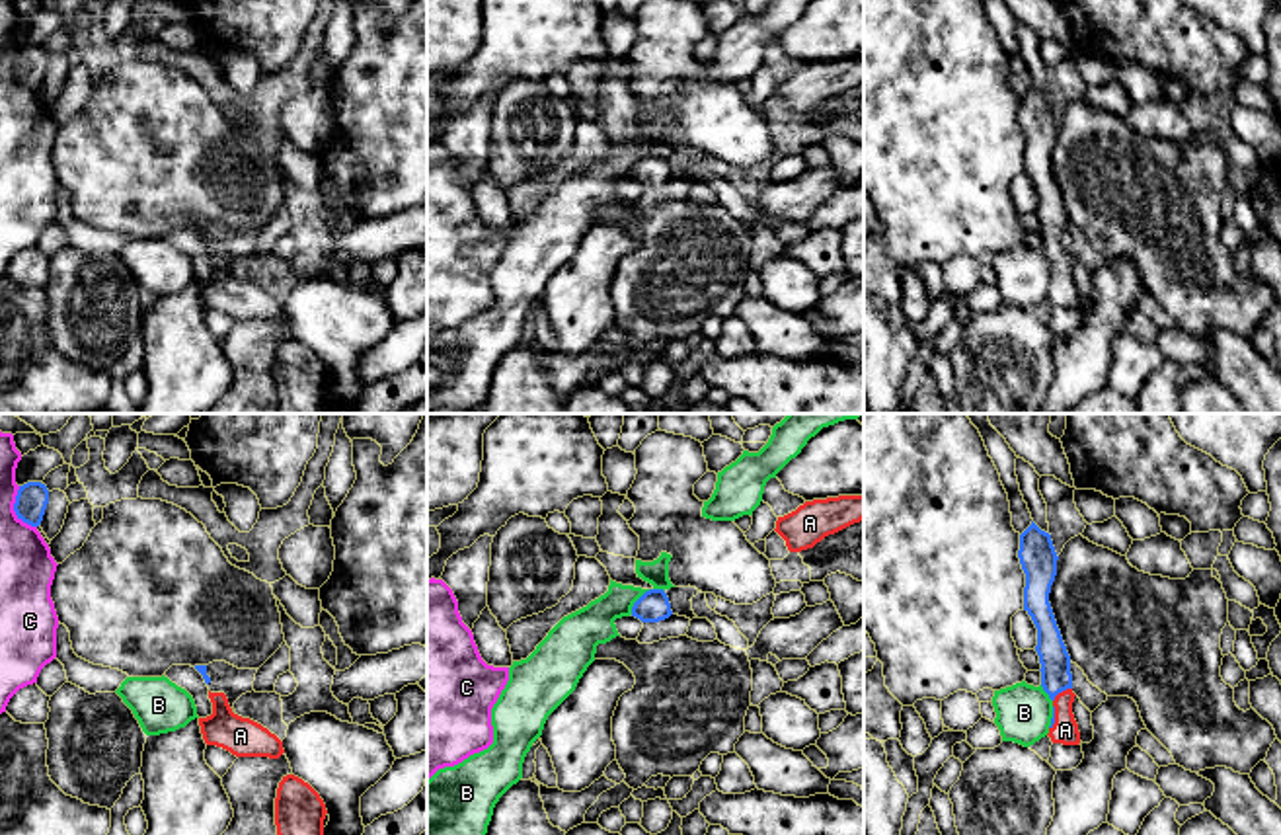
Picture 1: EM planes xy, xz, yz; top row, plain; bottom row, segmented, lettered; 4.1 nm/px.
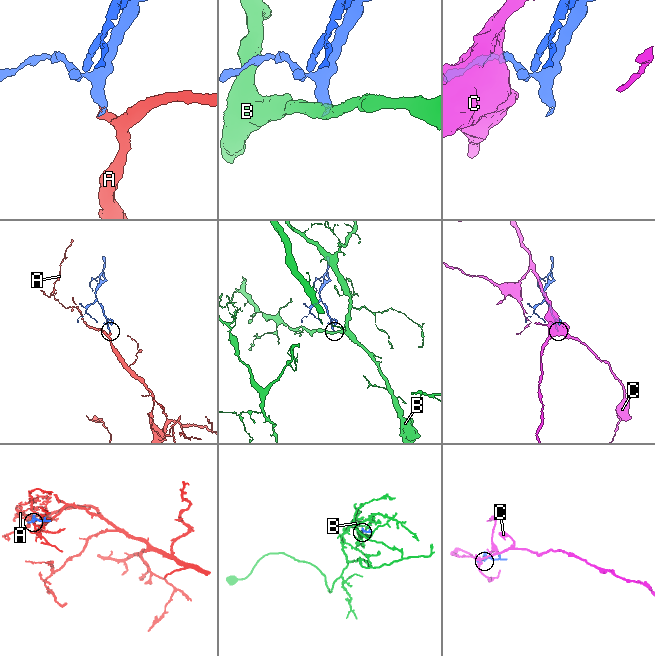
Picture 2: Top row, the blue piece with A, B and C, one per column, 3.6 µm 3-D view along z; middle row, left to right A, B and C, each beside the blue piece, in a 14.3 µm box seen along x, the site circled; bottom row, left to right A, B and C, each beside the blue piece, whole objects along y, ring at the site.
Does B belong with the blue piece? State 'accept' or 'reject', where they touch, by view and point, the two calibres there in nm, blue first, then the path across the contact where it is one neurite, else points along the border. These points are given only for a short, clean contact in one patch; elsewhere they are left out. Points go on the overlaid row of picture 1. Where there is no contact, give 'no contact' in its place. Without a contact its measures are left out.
reject | xz (636, 601) | 130/170 nm | along xz (650, 590), (634, 603), (630, 613)

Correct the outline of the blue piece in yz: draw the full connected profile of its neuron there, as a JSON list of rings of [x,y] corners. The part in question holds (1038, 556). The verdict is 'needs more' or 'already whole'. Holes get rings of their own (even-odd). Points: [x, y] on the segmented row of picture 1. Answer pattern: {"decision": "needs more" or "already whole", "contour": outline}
{"decision": "needs more", "contour": [[[1033,521],[1020,535],[1018,558],[1026,574],[1024,611],[1037,628],[1035,652],[1041,663],[1041,687],[1053,700],[1049,737],[1053,743],[1078,745],[1080,732],[1072,714],[1070,656],[1057,626],[1049,593],[1057,576],[1057,552],[1051,535]]]}

